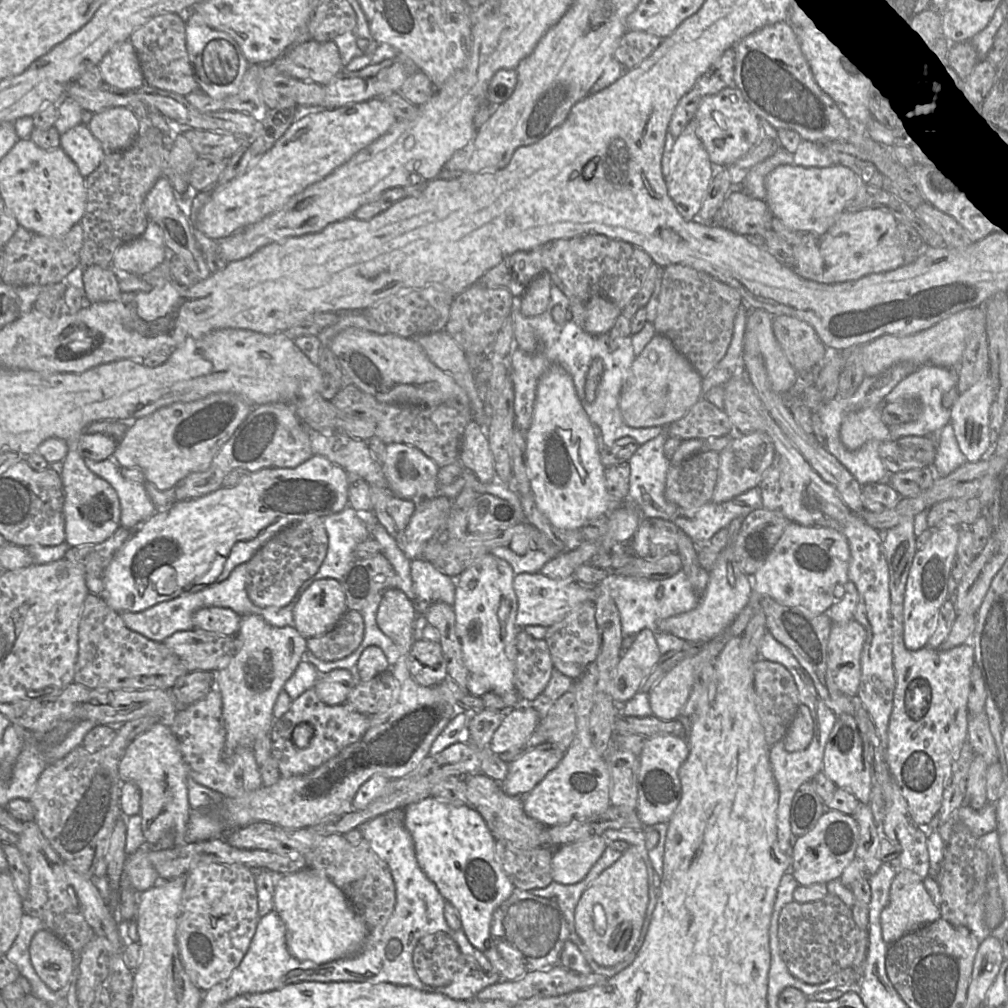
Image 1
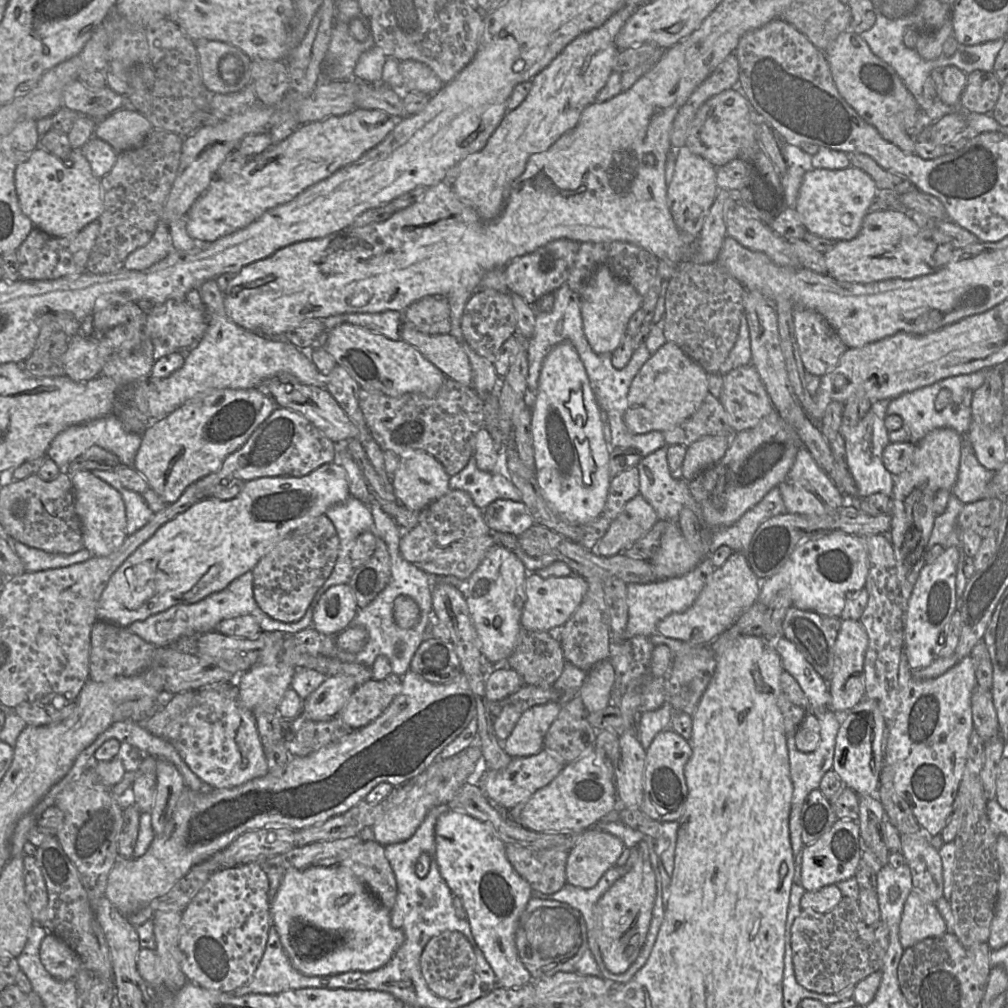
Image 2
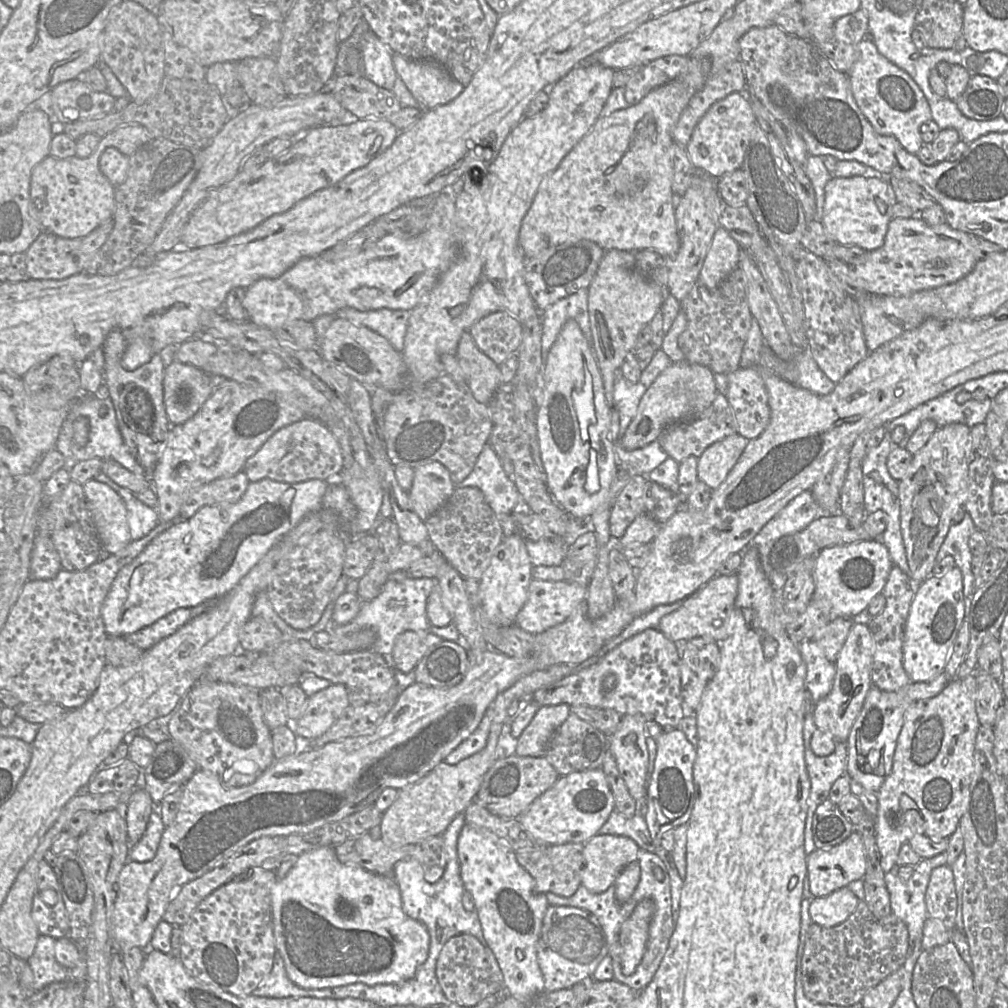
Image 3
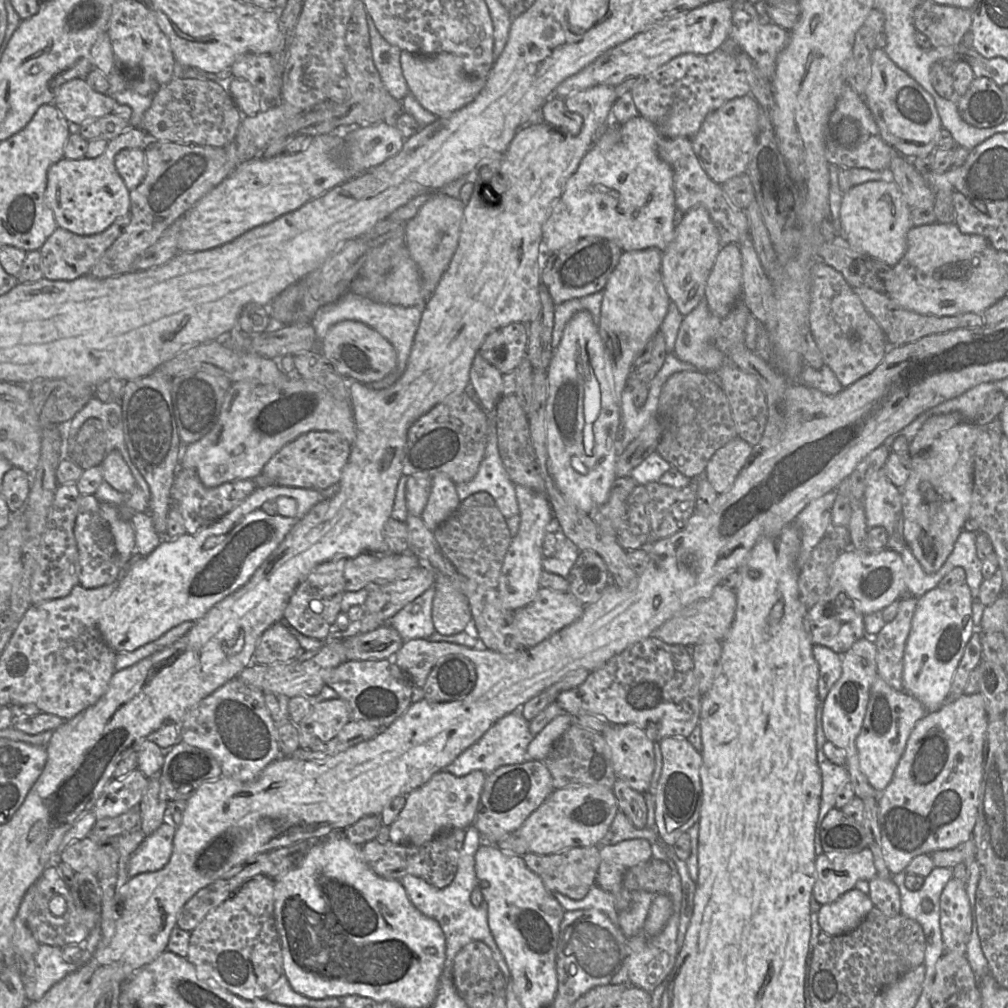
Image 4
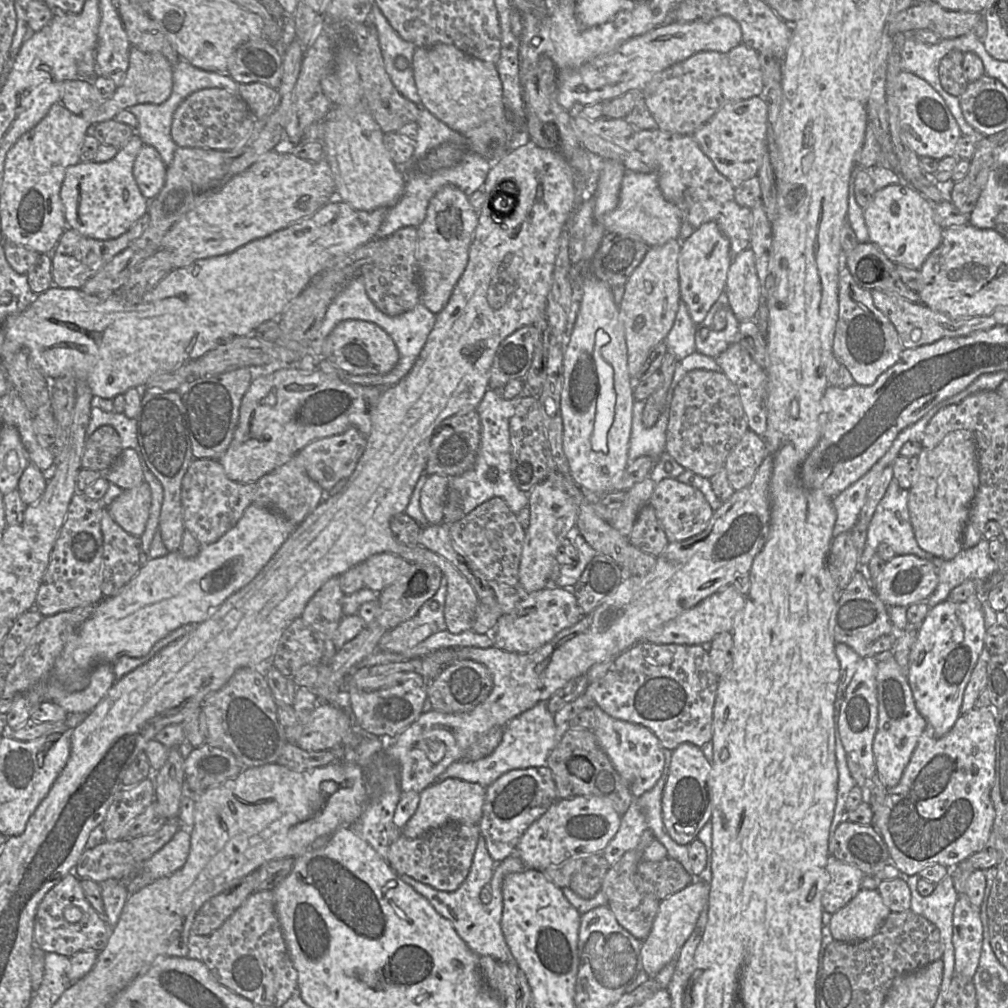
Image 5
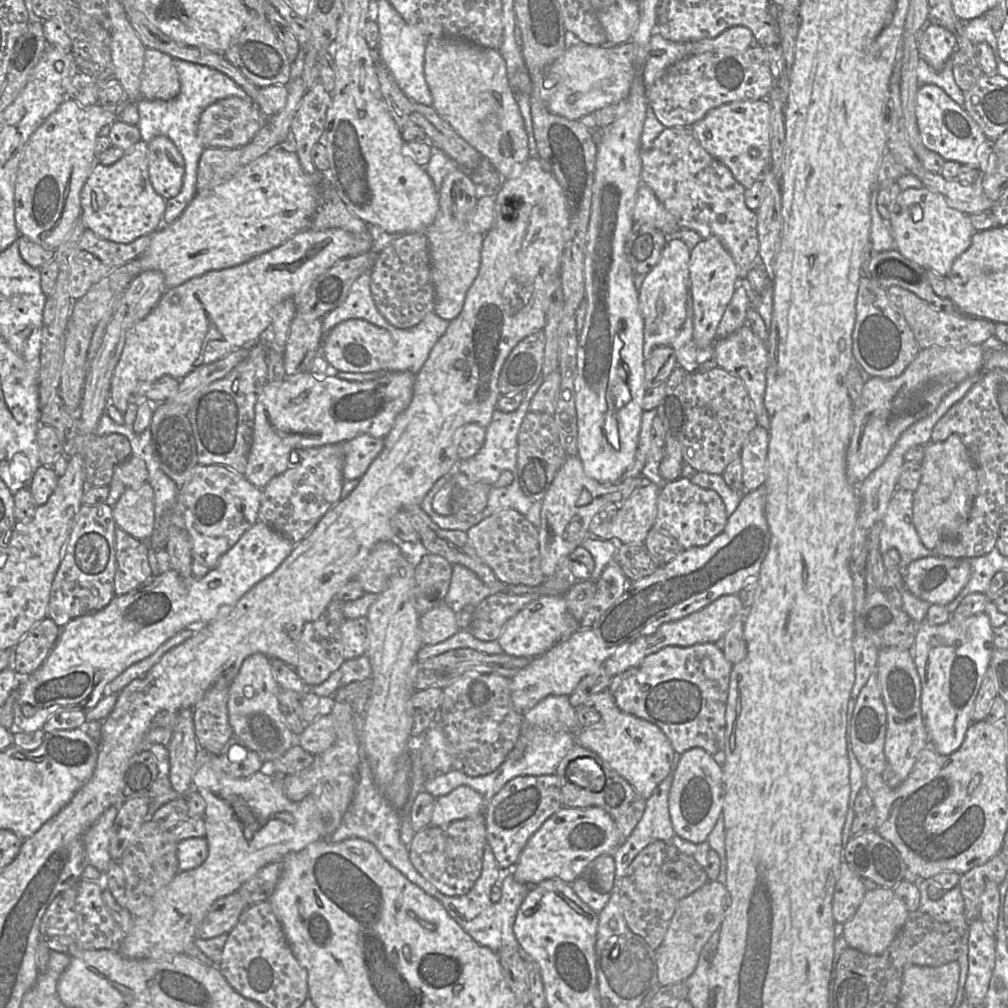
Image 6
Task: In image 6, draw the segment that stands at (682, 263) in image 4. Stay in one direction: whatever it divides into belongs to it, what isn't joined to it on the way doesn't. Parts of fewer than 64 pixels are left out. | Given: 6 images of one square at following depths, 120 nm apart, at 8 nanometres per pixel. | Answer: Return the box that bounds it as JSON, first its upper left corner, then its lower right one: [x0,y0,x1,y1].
[689,237,741,349]

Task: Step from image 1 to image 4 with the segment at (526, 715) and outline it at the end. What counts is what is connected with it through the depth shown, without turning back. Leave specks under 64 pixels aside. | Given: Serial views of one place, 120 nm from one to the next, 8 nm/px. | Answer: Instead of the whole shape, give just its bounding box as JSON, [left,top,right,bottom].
[527,713,571,761]

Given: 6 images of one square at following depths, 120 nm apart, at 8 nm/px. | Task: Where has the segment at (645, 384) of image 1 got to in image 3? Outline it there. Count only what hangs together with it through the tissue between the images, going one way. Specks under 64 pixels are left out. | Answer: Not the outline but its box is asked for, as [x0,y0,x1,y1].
[622,360,717,450]

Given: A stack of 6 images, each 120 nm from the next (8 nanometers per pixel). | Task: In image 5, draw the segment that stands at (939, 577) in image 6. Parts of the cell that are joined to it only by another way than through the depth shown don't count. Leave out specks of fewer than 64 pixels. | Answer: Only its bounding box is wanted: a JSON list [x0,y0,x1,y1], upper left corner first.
[873,555,938,607]

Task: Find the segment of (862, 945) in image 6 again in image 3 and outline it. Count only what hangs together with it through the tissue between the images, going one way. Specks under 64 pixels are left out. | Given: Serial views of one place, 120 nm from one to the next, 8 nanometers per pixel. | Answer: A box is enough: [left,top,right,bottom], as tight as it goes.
[809,888,859,927]

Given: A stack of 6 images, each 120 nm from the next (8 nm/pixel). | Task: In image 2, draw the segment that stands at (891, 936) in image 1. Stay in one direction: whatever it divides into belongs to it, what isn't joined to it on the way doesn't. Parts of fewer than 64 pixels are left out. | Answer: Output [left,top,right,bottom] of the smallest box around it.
[899,891,947,949]

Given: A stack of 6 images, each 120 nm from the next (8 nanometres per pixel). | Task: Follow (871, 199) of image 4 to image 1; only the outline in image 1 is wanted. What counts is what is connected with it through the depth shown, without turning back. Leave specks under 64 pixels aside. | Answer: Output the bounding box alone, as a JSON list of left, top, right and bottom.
[765,163,863,235]

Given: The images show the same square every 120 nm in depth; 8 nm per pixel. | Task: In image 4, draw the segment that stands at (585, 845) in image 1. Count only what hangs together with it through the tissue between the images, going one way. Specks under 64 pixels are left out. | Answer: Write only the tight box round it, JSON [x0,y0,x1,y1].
[595,838,652,892]

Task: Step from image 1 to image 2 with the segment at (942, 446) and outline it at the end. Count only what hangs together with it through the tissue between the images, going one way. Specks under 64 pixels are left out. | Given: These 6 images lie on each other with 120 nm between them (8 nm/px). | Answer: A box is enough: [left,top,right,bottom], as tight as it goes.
[951,435,993,504]

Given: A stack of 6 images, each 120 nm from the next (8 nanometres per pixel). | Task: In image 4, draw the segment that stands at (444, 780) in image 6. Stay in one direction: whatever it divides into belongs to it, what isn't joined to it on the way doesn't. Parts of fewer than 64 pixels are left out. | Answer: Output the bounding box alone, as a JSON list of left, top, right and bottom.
[442,712,533,777]

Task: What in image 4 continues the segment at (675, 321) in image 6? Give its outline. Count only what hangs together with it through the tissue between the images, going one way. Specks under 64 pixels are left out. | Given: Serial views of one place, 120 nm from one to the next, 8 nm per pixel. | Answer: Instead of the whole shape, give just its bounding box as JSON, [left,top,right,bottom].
[597,247,671,405]

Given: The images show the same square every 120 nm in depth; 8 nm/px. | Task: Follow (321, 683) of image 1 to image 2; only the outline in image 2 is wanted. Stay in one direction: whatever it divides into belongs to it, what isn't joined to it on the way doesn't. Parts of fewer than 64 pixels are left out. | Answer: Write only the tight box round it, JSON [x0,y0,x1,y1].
[301,675,356,721]

